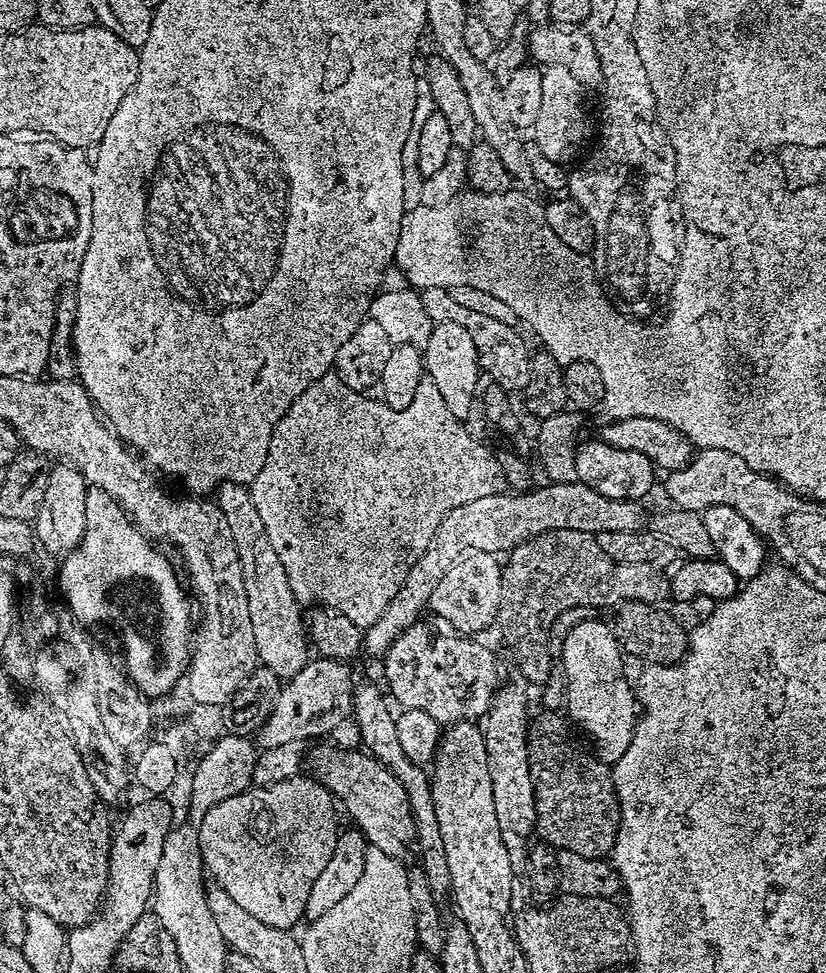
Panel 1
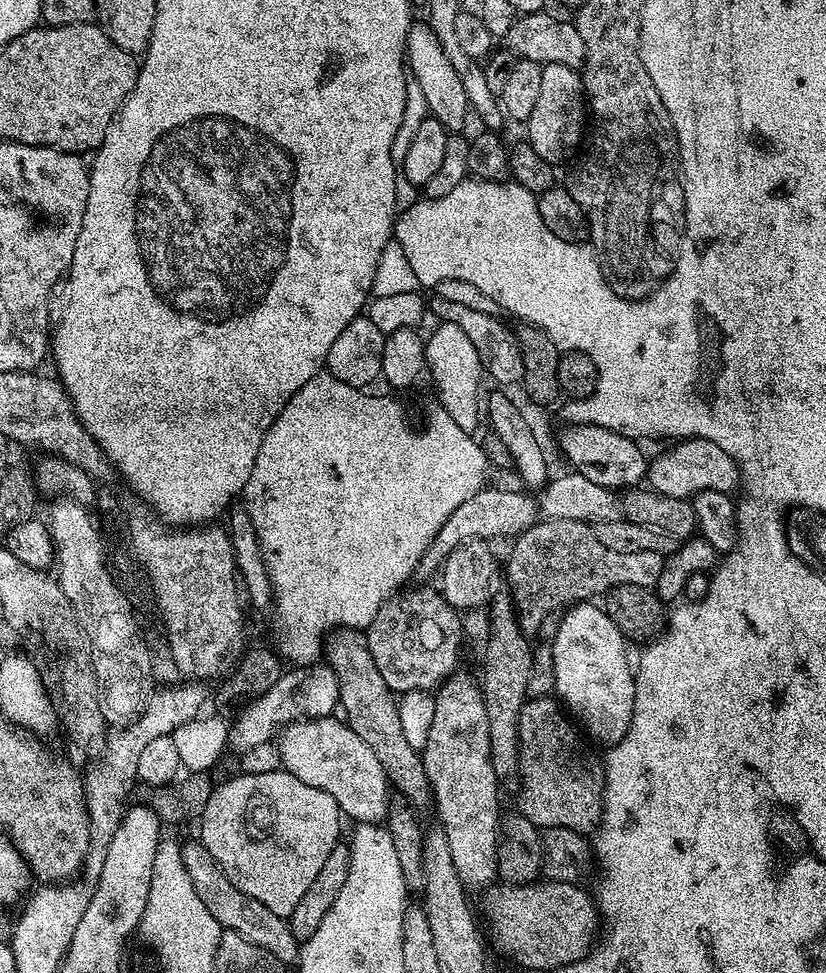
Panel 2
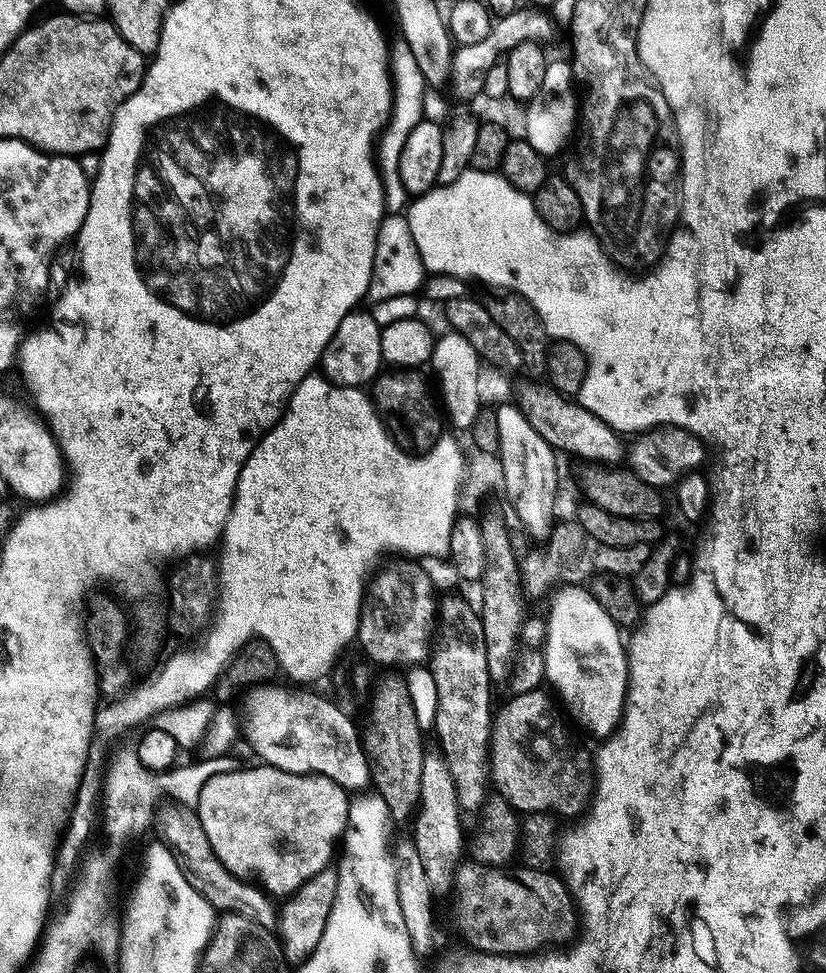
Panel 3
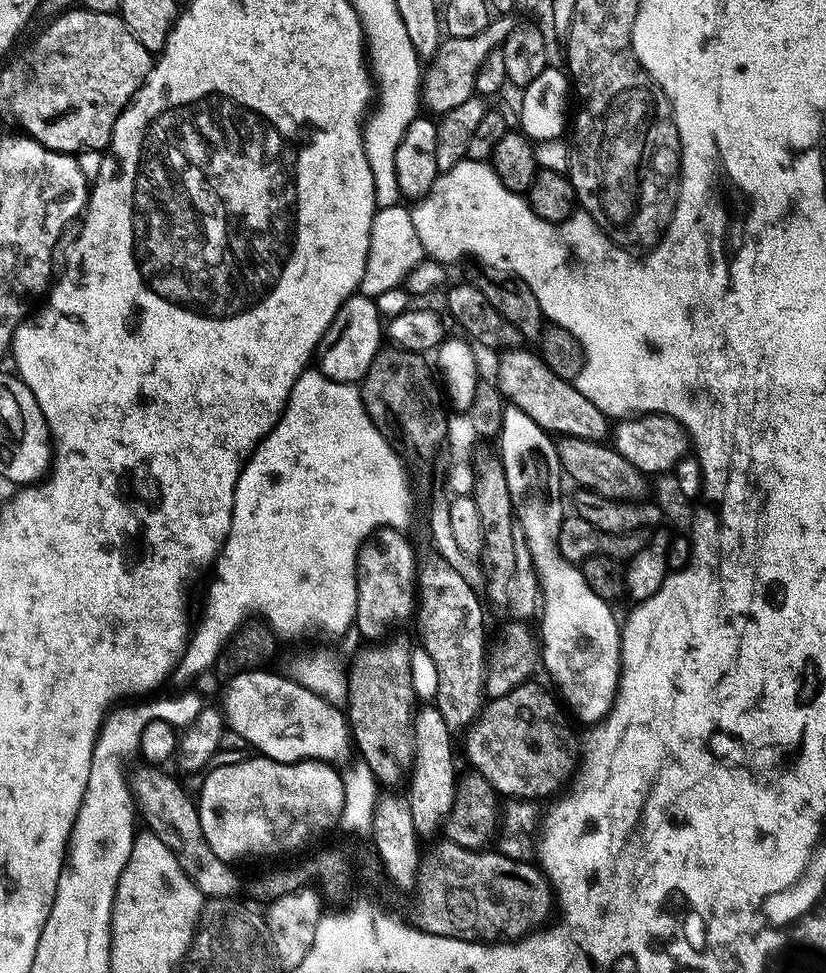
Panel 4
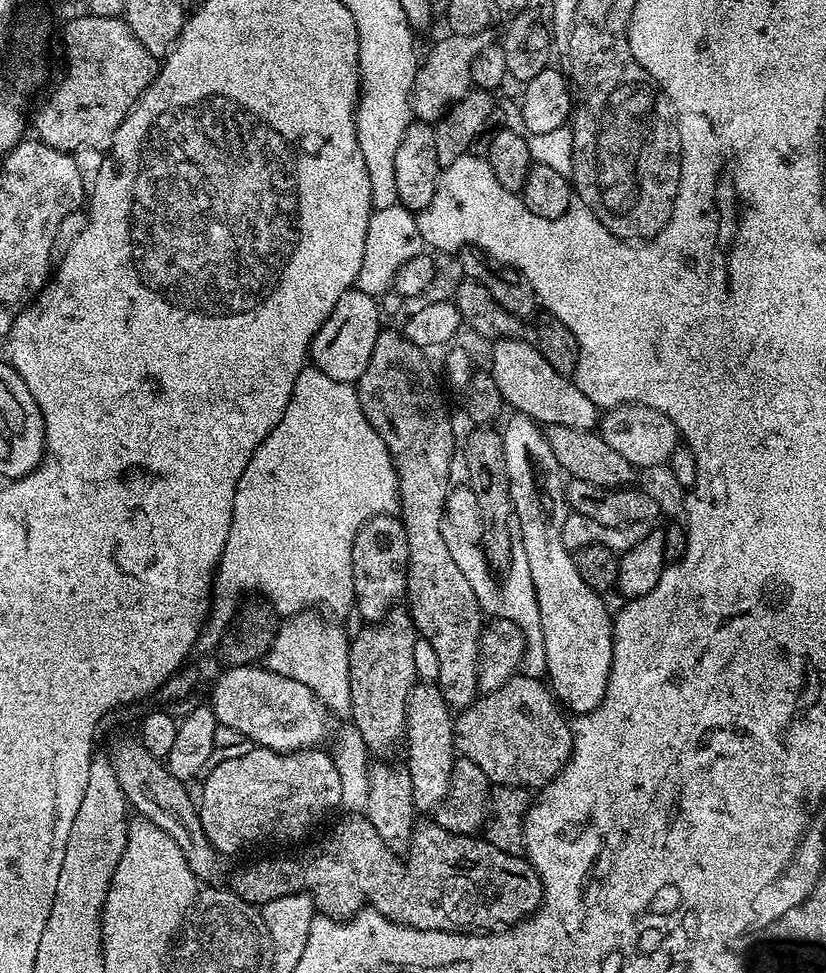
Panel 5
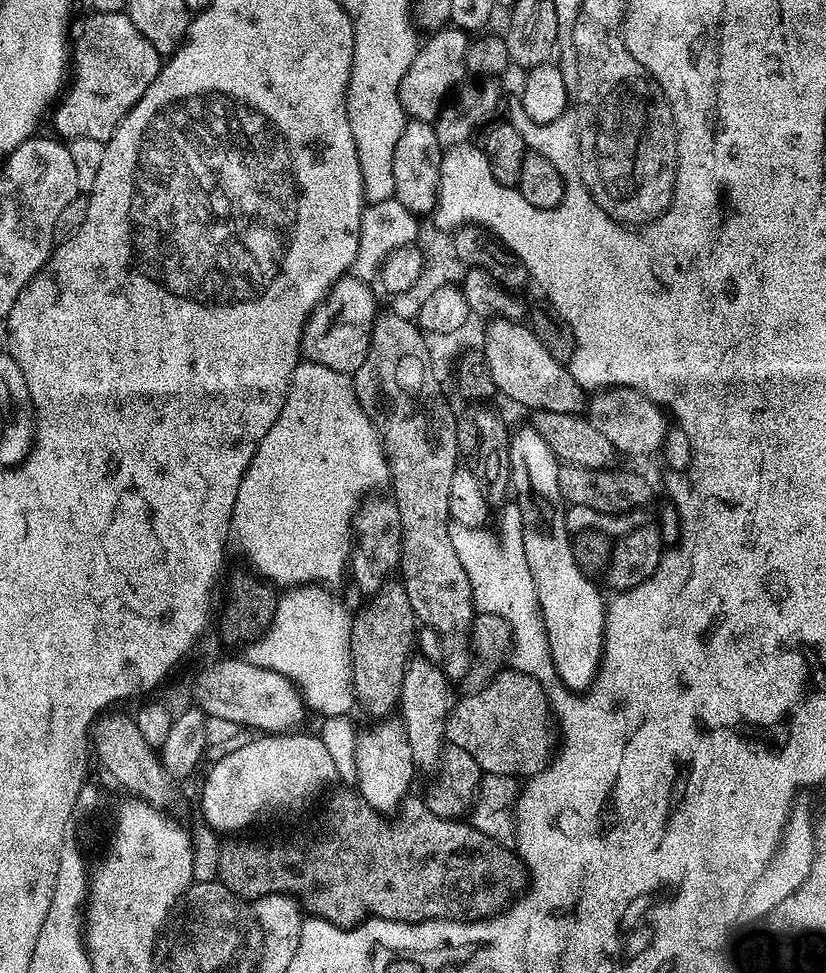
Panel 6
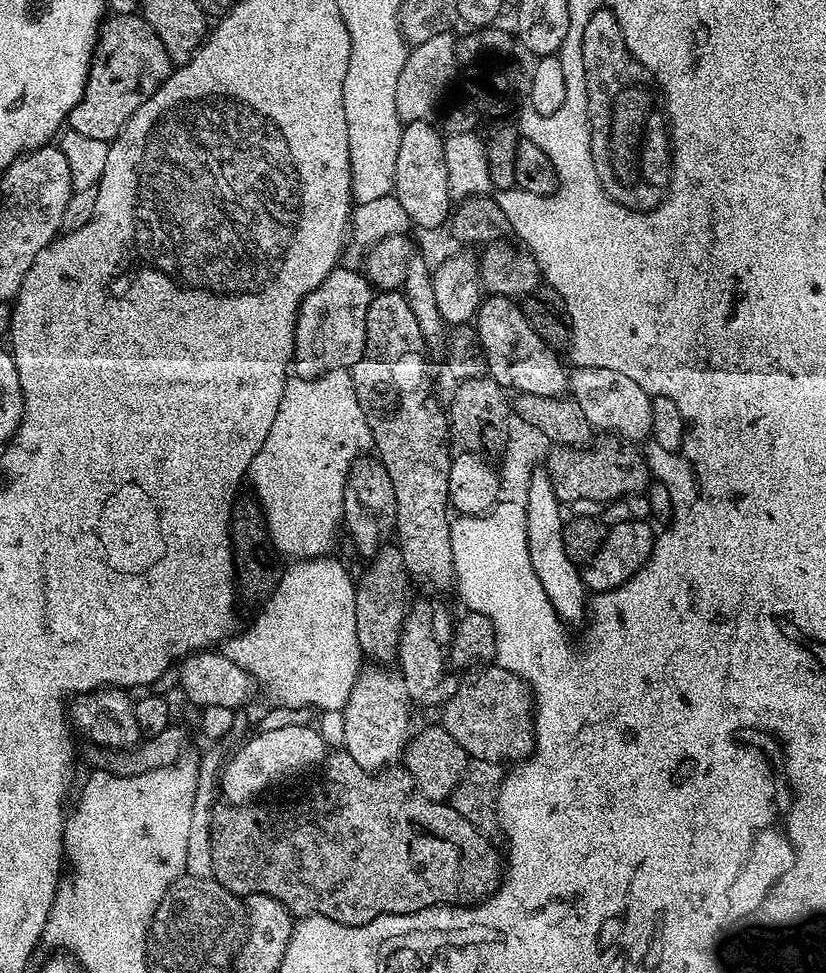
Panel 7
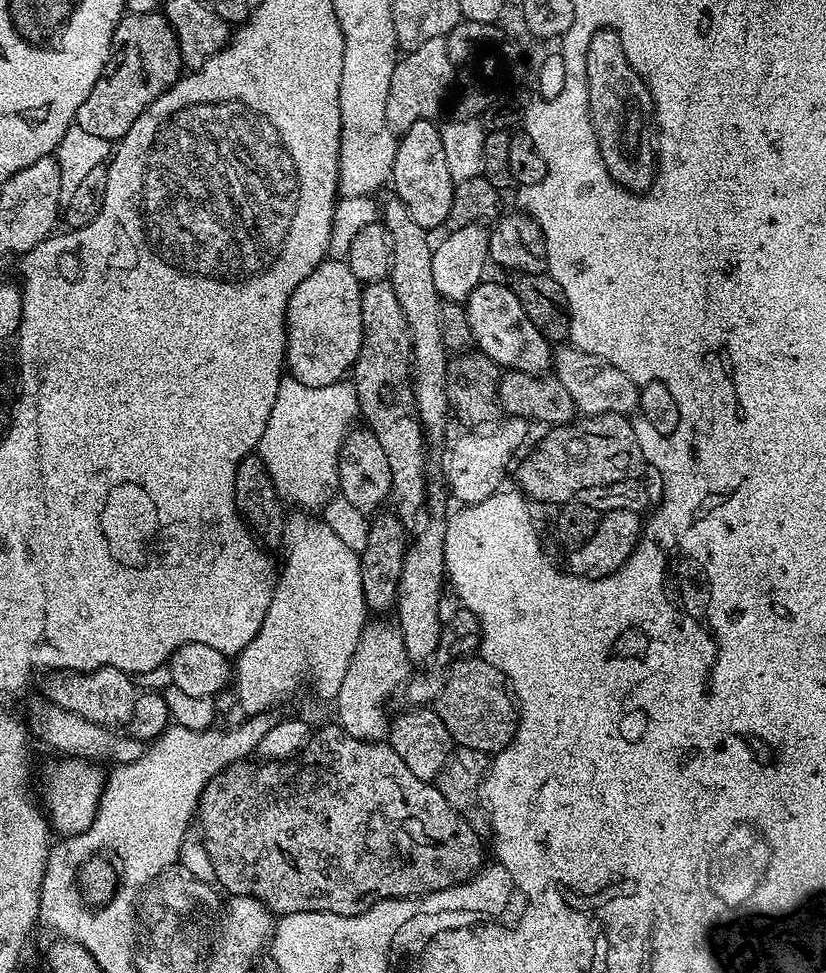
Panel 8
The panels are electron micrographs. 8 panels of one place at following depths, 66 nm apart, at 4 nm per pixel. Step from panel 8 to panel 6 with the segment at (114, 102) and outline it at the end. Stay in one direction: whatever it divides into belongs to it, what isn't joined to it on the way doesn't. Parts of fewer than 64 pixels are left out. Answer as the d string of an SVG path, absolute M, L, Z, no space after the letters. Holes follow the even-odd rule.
M93 11L91 15L85 18L80 33L77 36L75 33L74 47L70 52L70 83L67 85L66 95L54 108L57 132L55 135L64 142L78 138L108 141L114 134L114 130L118 130L122 118L140 101L142 94L146 94L150 82L158 78L162 69L162 58L154 50L154 46L150 46L150 42L142 38L138 26L130 22L127 11Z

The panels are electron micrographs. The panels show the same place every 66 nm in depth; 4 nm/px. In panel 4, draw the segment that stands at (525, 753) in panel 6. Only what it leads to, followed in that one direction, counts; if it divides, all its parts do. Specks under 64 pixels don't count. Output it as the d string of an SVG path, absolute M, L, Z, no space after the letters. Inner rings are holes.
M529 682L522 686L514 686L510 694L502 694L502 698L488 700L481 708L478 719L467 729L468 756L479 775L485 776L490 786L504 798L539 801L539 796L555 797L564 783L571 781L578 771L582 759L582 744L572 737L572 728L568 725L569 717L565 709L558 703L551 691L547 692L537 682Z

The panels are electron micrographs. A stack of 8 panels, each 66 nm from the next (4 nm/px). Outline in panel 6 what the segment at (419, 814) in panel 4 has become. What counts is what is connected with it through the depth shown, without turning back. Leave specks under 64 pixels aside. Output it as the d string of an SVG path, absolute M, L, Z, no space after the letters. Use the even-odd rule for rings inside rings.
M425 658L409 659L400 687L398 710L402 712L400 716L408 734L412 761L416 763L417 769L435 769L436 763L440 761L440 751L446 743L444 734L446 722L454 703L454 695L452 696L448 687L450 687L448 675L445 674L443 667L438 666L437 661Z

